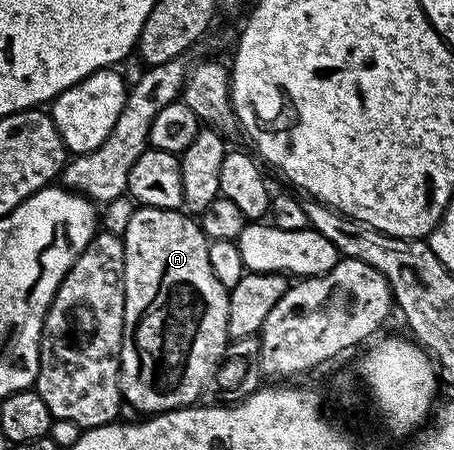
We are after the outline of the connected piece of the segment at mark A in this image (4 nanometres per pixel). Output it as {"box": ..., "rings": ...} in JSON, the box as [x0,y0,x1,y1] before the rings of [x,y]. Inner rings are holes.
{"box":[120,206,230,414],"rings":[[[143,206],[137,207],[136,213],[130,218],[130,223],[126,225],[126,234],[122,239],[124,242],[124,337],[120,351],[120,395],[123,403],[127,407],[129,404],[130,407],[144,412],[140,414],[175,412],[177,408],[195,405],[199,401],[196,399],[203,394],[204,387],[207,384],[209,387],[210,381],[215,377],[216,368],[224,359],[230,343],[228,335],[229,289],[224,288],[222,282],[214,278],[214,270],[210,270],[210,254],[208,253],[210,241],[191,215],[174,208],[146,208]]]}

